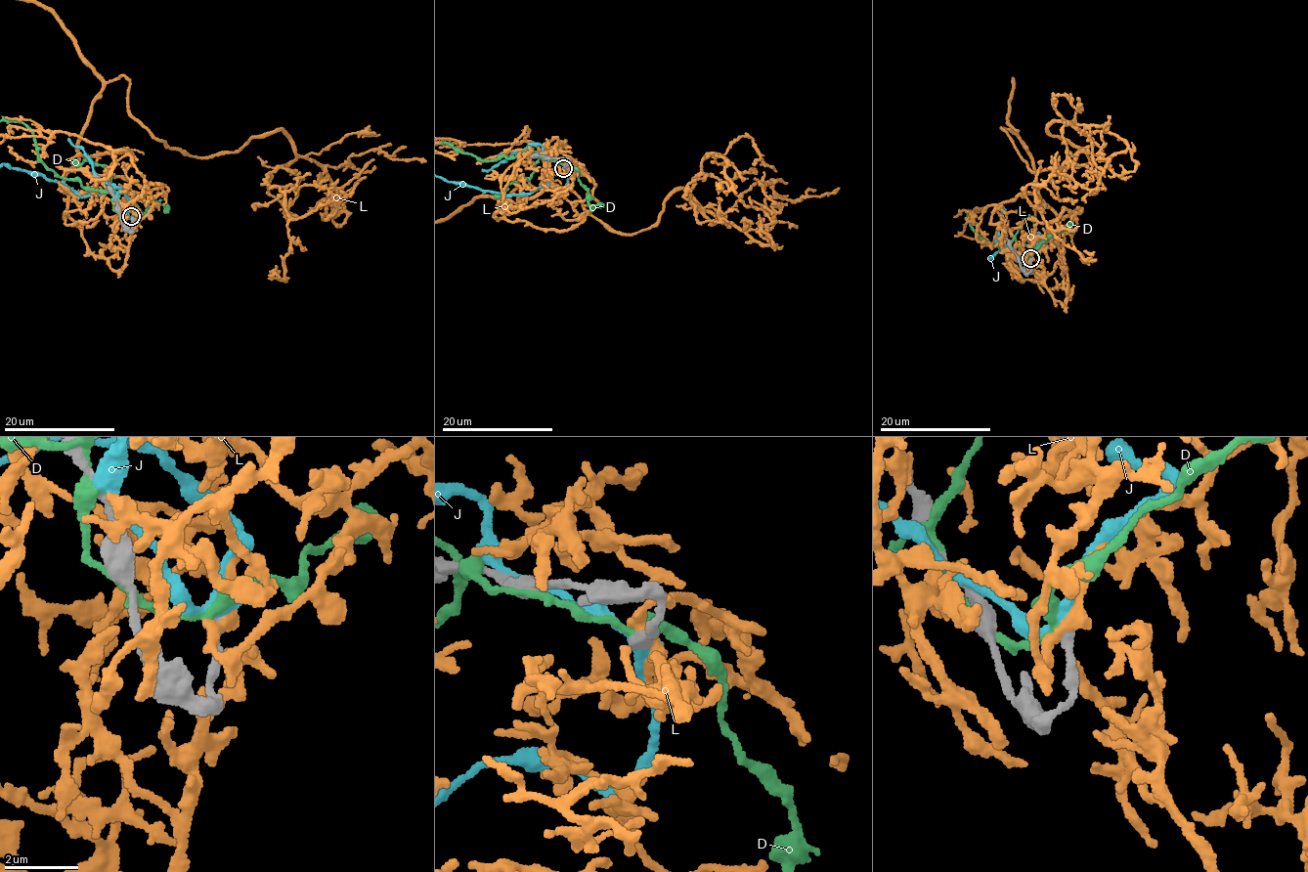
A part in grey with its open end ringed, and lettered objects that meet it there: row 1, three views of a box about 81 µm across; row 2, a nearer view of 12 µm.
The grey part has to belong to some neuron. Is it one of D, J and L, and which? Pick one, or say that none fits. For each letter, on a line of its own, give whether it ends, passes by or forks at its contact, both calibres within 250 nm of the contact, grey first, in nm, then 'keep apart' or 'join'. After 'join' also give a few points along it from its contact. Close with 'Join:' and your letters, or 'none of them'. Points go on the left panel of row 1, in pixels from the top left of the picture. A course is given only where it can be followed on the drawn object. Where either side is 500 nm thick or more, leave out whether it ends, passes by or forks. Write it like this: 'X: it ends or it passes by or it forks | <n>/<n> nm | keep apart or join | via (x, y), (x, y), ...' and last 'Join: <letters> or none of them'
D: it passes by | 380/280 nm | keep apart
J: it passes by | 380/320 nm | keep apart
L: it forks | 400/280 nm | keep apart
Join: none of them

